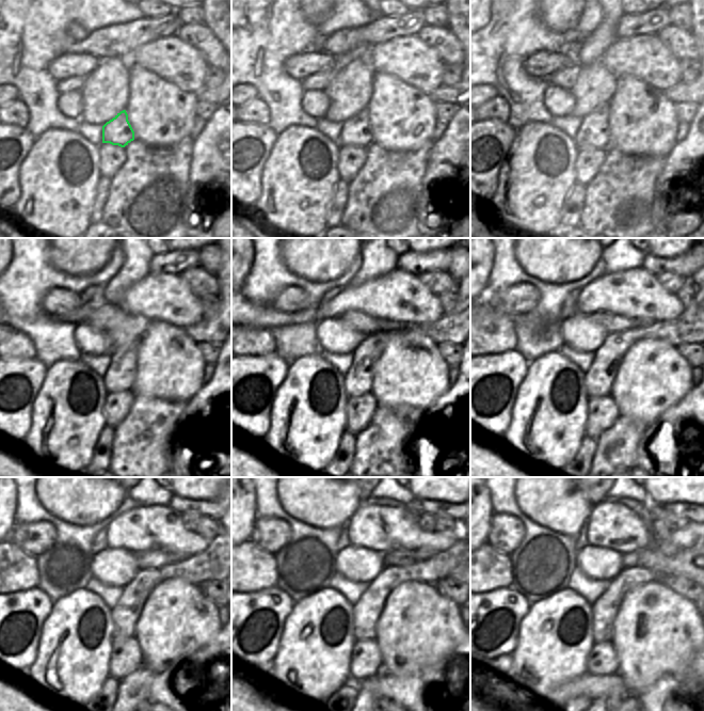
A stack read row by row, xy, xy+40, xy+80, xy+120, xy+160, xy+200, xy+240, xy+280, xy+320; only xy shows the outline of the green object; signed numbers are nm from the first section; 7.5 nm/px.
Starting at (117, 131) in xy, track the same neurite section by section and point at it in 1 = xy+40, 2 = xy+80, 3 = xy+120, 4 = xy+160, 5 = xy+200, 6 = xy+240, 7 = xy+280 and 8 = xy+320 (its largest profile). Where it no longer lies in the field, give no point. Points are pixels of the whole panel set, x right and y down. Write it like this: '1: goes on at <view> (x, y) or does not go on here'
1: goes on at xy+40 (356, 131)
2: goes on at xy+80 (593, 132)
3: goes on at xy+120 (120, 376)
4: goes on at xy+160 (357, 381)
5: goes on at xy+200 (598, 379)
6: goes on at xy+240 (126, 612)
7: goes on at xy+280 (365, 613)
8: goes on at xy+320 (605, 610)

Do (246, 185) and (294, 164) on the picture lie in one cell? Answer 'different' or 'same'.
different

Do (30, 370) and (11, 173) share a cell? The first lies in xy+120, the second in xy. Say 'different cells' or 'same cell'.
same cell

